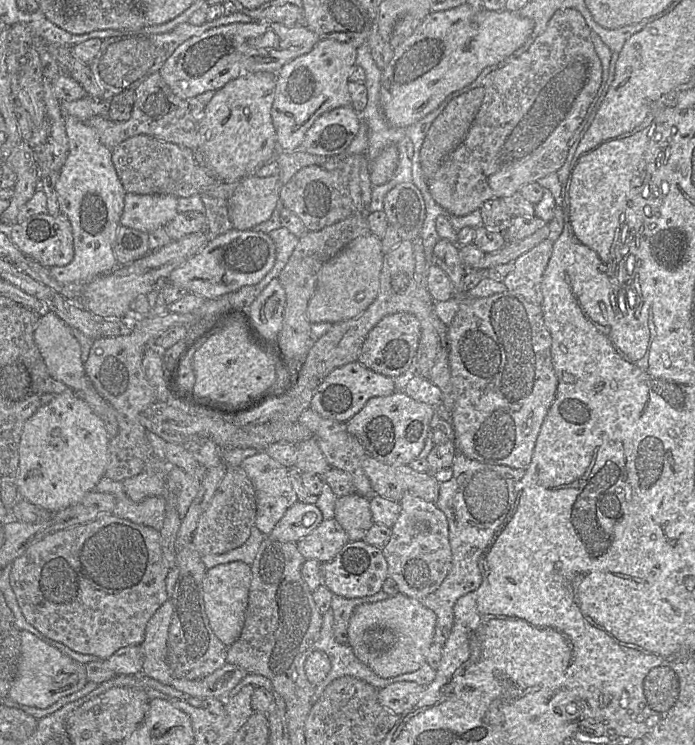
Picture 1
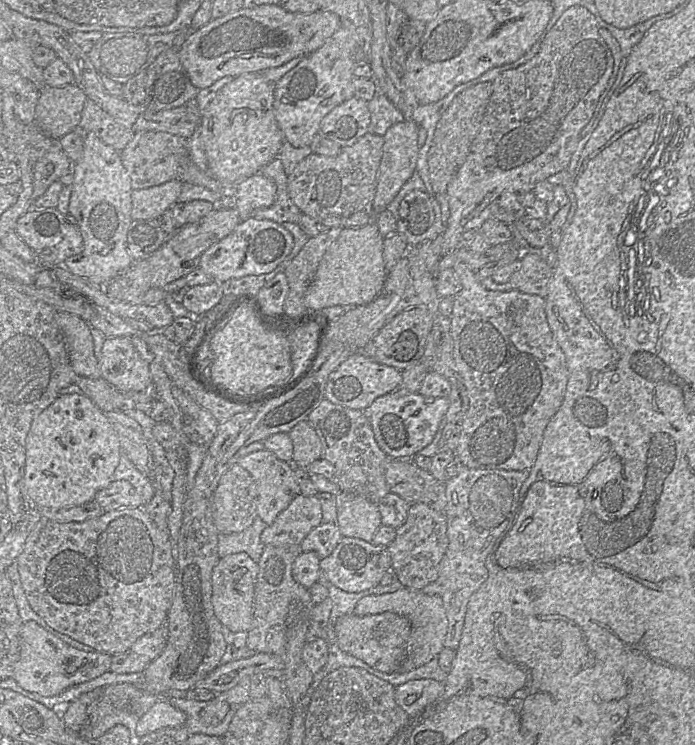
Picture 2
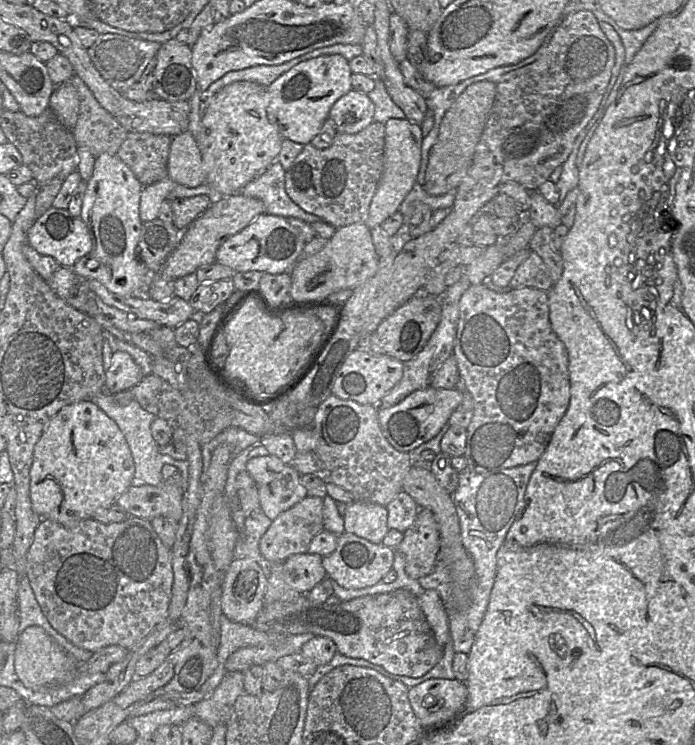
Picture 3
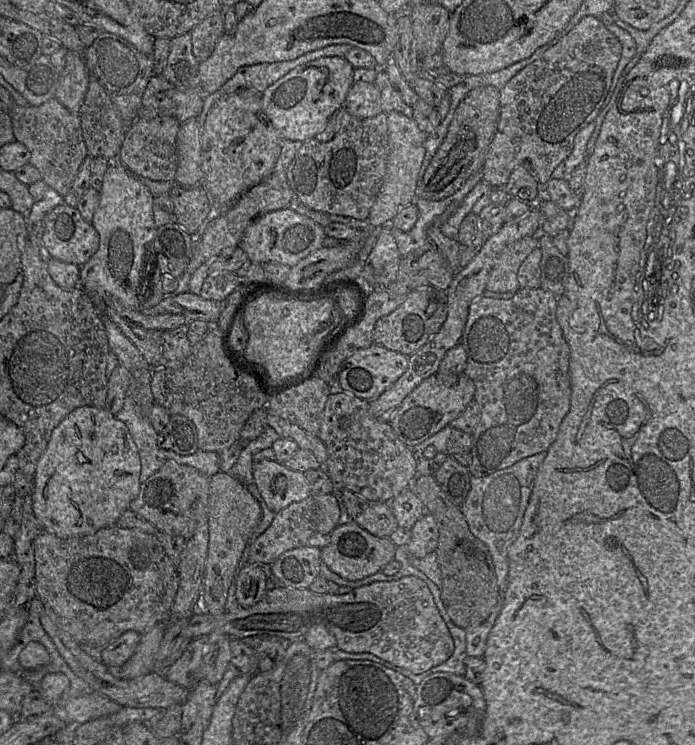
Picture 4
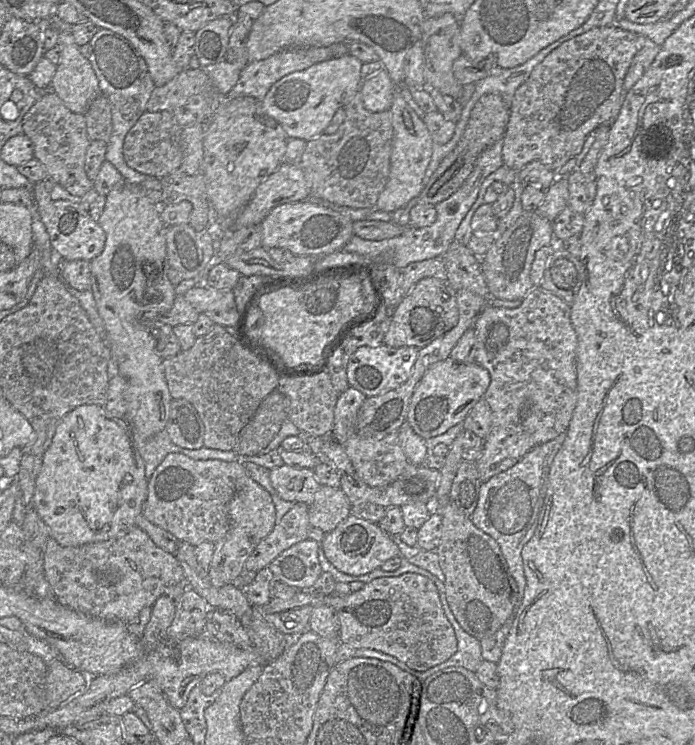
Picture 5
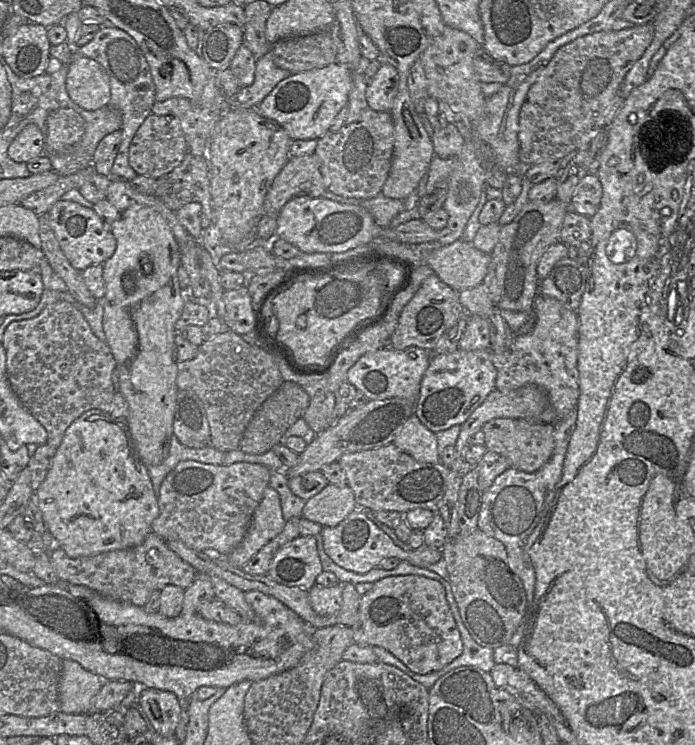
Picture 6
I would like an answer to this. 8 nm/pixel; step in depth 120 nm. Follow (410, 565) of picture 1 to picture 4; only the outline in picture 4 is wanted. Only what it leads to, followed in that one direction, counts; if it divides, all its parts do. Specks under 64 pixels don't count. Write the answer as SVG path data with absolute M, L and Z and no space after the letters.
M425 512L410 530L411 538L405 547L410 558L422 559L436 550L439 531L432 514Z

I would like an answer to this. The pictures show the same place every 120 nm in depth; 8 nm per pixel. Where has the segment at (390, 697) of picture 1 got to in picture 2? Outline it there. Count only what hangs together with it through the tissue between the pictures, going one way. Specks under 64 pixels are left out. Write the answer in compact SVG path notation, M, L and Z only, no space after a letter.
M415 679L395 687L396 703L410 718L419 715L439 699L445 690L445 682L433 679Z

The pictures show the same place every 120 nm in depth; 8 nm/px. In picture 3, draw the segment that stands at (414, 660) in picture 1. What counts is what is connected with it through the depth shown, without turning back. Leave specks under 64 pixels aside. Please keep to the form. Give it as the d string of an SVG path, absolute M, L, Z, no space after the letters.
M423 588L423 593L416 597L436 641L445 646L450 640L448 615L438 592L435 589Z

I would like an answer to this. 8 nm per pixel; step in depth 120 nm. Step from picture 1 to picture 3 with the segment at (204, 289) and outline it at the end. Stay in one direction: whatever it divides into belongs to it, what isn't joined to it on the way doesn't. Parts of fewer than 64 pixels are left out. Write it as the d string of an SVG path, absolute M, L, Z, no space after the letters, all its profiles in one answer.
M264 213L257 216L243 230L226 239L218 248L215 261L232 268L235 272L291 273L305 244L300 231L289 224L286 218Z

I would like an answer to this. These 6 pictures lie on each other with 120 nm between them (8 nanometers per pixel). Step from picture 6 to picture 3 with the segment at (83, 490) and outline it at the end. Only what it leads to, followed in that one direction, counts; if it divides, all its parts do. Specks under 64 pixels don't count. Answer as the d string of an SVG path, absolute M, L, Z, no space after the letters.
M89 400L72 403L60 409L49 421L34 447L30 469L32 508L42 519L76 526L91 519L96 510L115 504L117 498L131 486L134 472L131 450L116 422Z

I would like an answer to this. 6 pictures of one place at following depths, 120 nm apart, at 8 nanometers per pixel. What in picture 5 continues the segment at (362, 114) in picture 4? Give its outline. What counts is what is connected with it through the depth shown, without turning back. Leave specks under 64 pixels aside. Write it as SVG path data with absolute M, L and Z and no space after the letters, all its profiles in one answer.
M384 68L364 80L359 89L364 107L370 112L389 110L394 96L394 87L394 82Z

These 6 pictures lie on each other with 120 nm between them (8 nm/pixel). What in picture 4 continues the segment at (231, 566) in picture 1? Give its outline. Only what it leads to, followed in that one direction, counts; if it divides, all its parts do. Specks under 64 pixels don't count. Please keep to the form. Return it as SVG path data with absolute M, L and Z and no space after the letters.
M246 564L235 577L236 599L241 608L255 605L268 591L266 574L260 565Z

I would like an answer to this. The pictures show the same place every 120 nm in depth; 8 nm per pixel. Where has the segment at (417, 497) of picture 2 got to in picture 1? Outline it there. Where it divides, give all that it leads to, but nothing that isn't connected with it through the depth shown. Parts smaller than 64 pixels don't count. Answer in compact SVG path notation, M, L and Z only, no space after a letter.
M368 454L364 456L362 467L375 495L400 502L405 493L411 493L436 504L440 485L431 473L417 472L409 465L387 465Z

